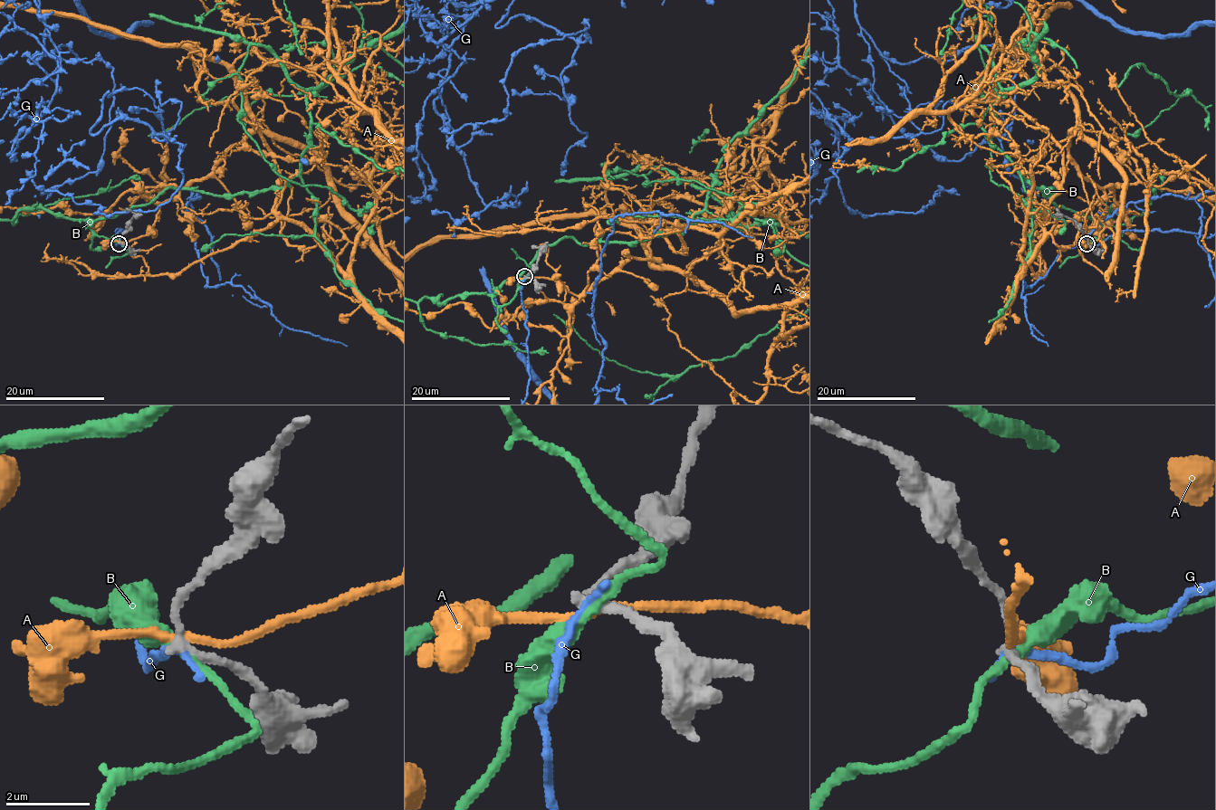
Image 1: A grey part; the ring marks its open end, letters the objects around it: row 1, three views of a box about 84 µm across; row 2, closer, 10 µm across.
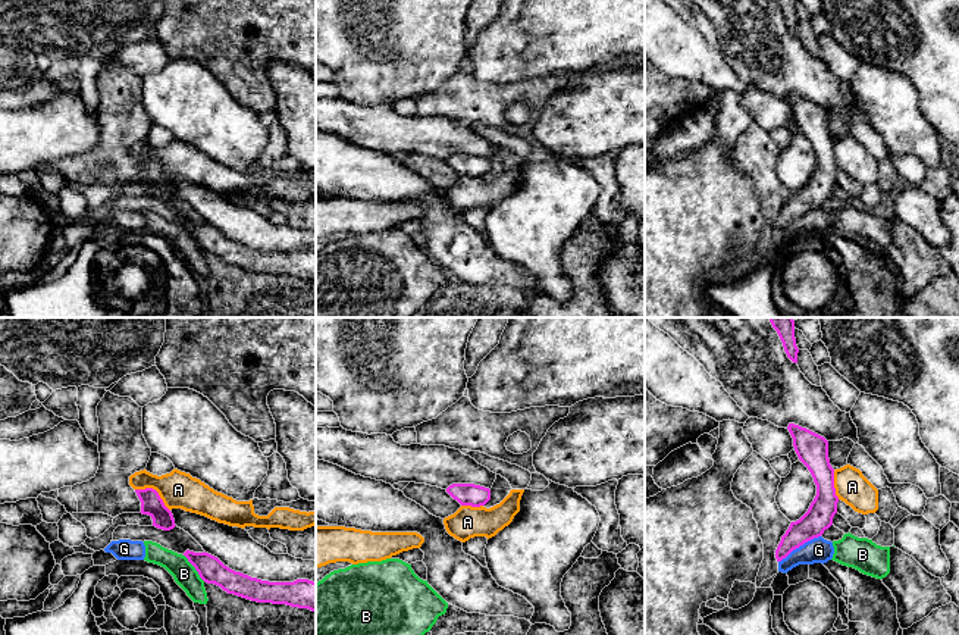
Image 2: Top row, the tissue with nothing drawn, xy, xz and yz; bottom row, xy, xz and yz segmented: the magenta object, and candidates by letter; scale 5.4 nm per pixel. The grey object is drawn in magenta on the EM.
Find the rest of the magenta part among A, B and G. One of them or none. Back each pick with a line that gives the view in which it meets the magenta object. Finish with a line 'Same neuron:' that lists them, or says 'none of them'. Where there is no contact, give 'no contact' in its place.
Same neuron: none of them

